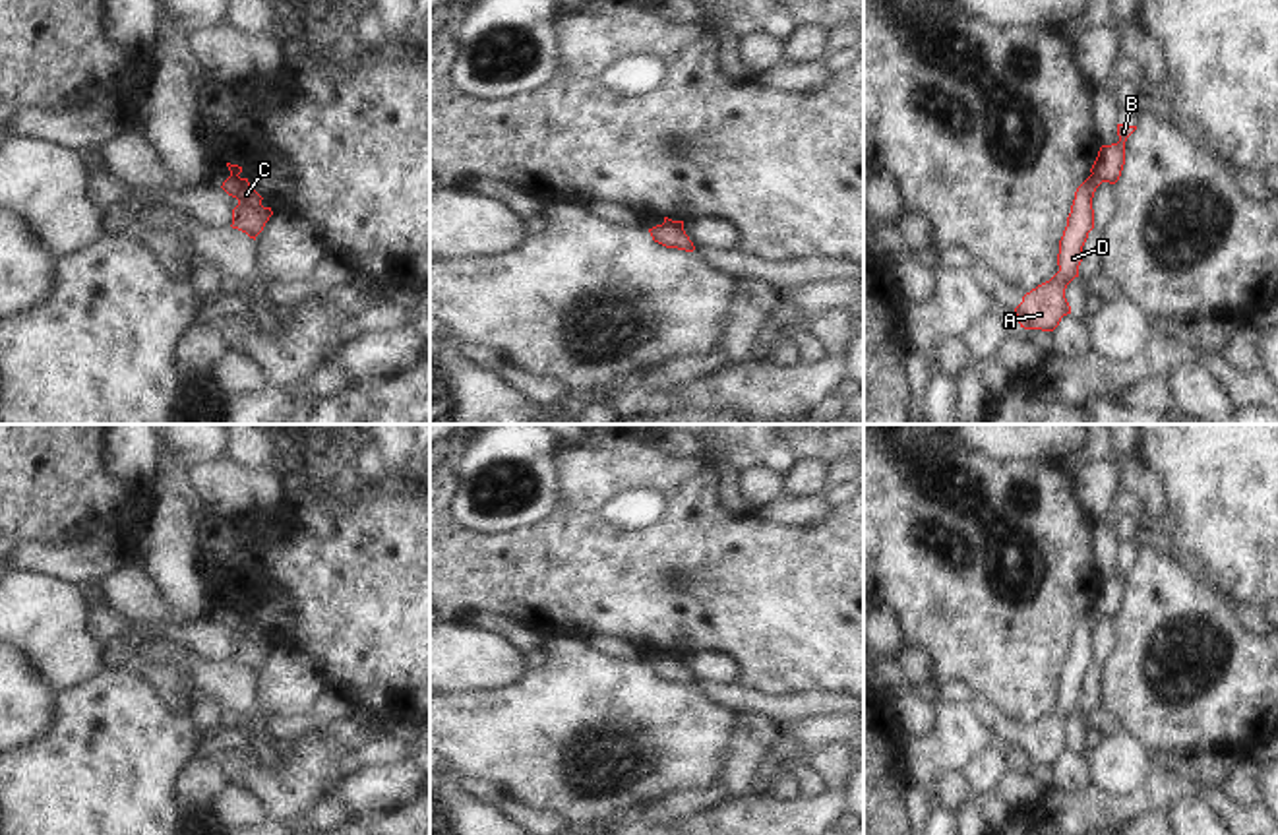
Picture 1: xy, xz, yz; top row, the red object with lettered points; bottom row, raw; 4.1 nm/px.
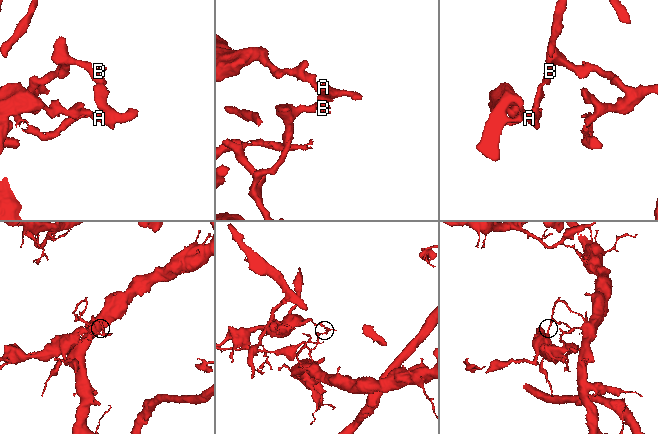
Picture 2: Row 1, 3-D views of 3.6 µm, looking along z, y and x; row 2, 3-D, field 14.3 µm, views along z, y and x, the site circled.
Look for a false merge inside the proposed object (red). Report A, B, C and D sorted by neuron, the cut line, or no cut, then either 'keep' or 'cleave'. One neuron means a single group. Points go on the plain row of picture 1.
A C D / B | yz (1093, 607), (1102, 615) | cleave

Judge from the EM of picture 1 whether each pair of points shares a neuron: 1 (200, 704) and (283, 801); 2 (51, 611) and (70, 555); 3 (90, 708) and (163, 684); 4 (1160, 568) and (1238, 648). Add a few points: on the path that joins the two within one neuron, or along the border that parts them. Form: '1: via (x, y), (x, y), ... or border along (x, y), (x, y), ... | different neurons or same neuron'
1: via (210, 731), (210, 737), (244, 772), (256, 777) | same neuron
2: border along (20, 568), (57, 576), (80, 587) | different neurons
3: border along (142, 675), (173, 711), (186, 715) | different neurons
4: via (1180, 587), (1220, 628) | same neuron

